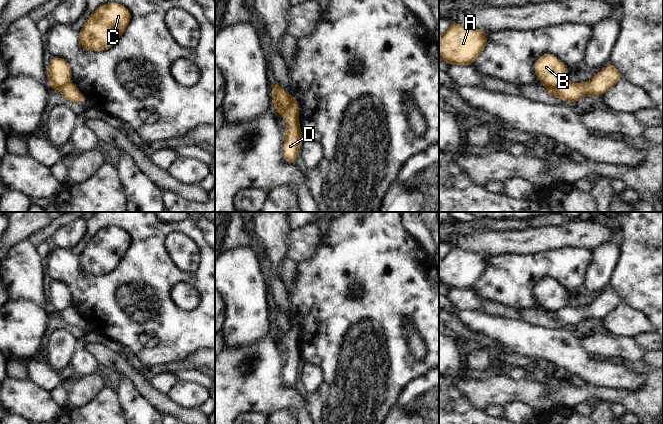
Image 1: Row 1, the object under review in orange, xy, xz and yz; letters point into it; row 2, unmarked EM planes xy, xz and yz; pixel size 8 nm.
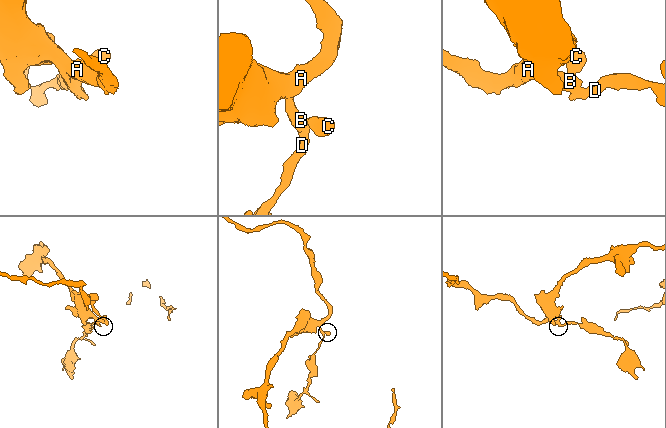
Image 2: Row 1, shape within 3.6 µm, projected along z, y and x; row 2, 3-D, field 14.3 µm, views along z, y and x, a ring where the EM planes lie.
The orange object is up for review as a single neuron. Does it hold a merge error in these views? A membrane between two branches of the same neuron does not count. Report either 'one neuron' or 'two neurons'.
two neurons

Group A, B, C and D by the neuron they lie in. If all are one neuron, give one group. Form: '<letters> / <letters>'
A B C / D

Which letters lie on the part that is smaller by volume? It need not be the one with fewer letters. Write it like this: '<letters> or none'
D

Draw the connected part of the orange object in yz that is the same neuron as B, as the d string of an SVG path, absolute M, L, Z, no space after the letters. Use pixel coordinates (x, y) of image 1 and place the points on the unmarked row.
M545 277L536 284L534 293L546 313L556 312L568 305L569 295L566 289L550 277Z

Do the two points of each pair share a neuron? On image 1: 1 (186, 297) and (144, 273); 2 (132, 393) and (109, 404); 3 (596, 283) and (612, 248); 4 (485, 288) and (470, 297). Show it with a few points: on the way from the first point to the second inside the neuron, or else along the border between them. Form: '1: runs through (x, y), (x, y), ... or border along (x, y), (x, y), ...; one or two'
1: border along (180, 281), (171, 287), (169, 297), (182, 309); two
2: border along (117, 395), (118, 398); two
3: runs through (599, 274), (606, 257); one
4: border along (471, 288), (482, 301); two

